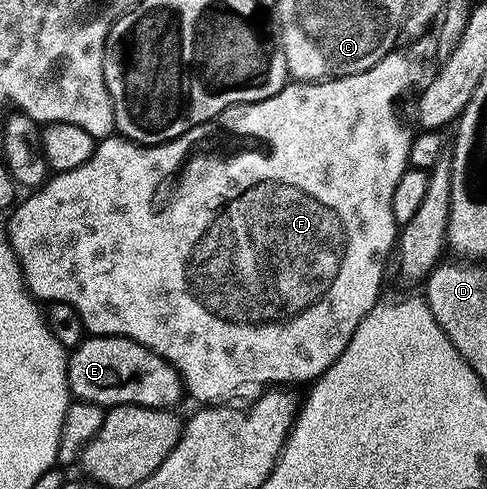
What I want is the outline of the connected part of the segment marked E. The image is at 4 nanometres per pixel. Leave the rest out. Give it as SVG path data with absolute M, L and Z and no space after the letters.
M89 335L78 347L71 349L68 391L75 399L94 402L105 410L119 404L172 410L186 396L184 380L173 364L154 354L151 348L124 336Z

